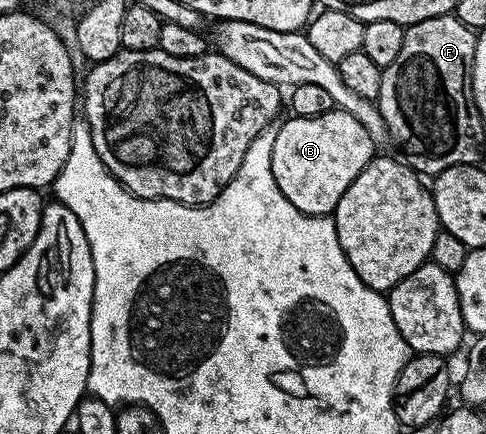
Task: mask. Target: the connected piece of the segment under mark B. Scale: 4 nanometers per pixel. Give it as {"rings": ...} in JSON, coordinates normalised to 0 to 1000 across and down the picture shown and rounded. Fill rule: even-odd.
{"rings":[[[689,253],[675,263],[658,263],[650,272],[617,272],[605,267],[597,276],[578,279],[580,297],[564,304],[564,334],[560,336],[560,401],[568,410],[568,429],[617,484],[636,498],[679,498],[687,477],[700,465],[708,438],[724,429],[730,410],[757,382],[757,373],[774,357],[774,334],[757,300],[724,263]]]}

